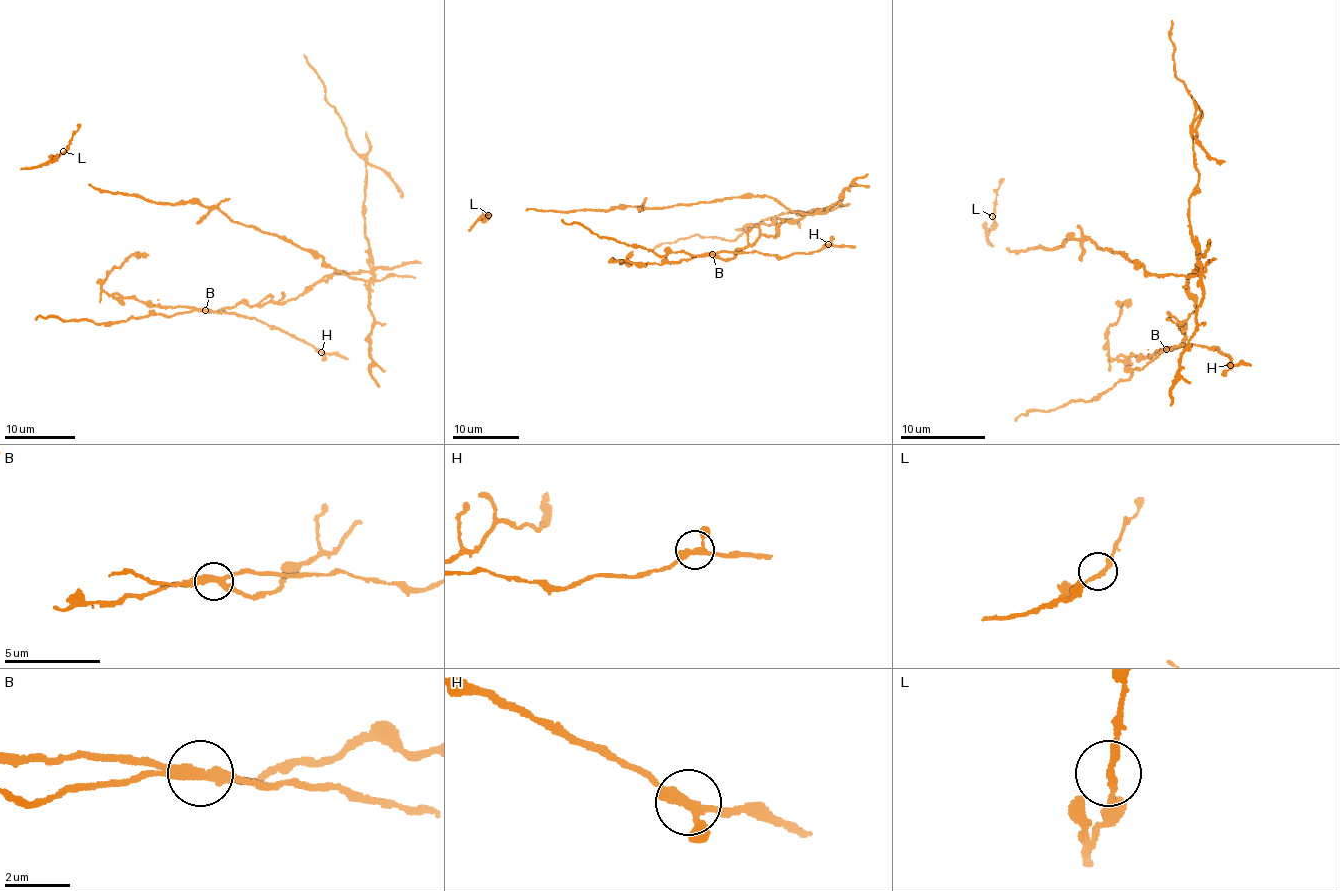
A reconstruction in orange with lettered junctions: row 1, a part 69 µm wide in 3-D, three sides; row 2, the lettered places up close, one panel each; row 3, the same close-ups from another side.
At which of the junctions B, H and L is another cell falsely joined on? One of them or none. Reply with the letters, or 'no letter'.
B

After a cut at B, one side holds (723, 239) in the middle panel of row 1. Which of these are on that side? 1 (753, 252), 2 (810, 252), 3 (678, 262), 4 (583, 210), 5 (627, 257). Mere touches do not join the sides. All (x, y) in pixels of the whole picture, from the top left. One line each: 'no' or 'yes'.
1: no
2: no
3: yes
4: yes
5: yes

